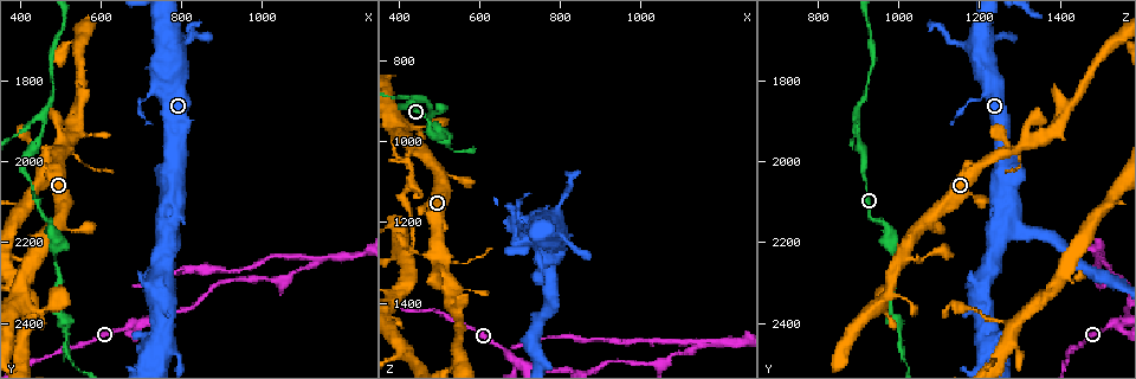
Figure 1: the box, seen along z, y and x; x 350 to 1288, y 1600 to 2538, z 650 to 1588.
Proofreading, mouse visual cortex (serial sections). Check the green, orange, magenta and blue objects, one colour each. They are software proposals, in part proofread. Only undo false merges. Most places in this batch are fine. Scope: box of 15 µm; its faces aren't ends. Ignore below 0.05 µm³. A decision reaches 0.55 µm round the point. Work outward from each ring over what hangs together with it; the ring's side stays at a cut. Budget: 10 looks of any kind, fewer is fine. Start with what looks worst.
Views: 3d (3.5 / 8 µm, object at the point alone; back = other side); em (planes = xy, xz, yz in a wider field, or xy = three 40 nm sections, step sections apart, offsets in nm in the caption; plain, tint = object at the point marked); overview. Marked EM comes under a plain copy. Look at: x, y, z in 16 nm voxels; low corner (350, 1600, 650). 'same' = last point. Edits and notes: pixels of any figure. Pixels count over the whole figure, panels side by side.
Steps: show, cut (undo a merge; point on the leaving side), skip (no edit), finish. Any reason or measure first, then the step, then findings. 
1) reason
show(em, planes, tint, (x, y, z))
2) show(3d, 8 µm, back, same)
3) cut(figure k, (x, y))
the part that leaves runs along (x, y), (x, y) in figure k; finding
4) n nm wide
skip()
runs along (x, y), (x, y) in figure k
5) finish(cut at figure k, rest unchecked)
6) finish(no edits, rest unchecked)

side arm on a straight run
show(3d, 3.5 µm, (1130, 2245, 1515))

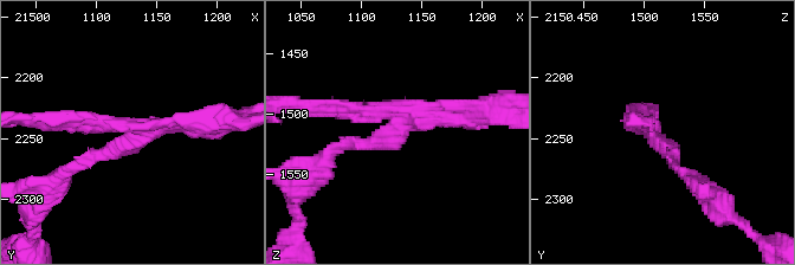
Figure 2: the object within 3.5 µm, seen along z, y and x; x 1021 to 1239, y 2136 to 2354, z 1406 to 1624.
shape alone is not enough
show(em, xy, step 2, tint, (1132, 2250, 1510))

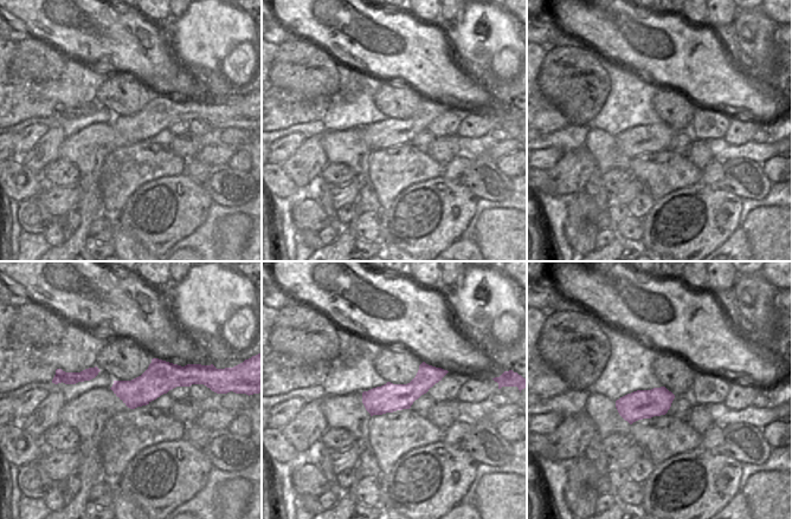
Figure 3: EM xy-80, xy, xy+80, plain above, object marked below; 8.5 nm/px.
240 nm wide
cut(figure 2, (348, 115))
the part that leaves runs along (399, 115), (327, 103), (297, 107) in figure 2; a second cell is stuck on

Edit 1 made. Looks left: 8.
sudden change in width
show(em, xy, step 2, tint, (415, 2035, 910))

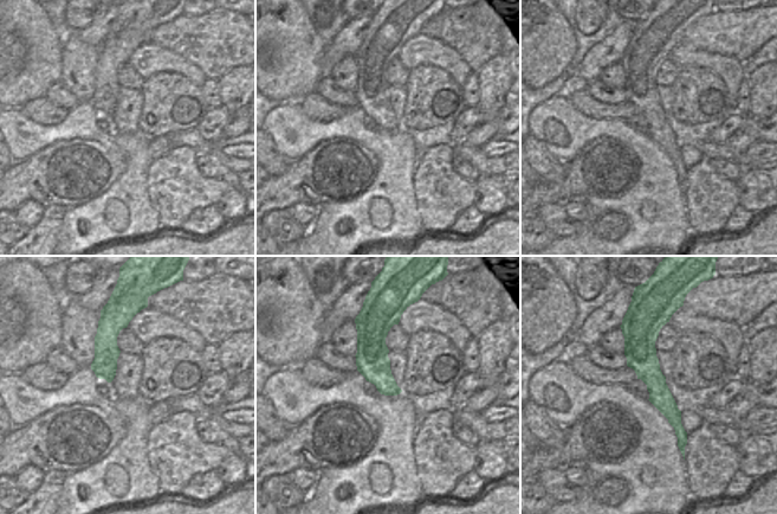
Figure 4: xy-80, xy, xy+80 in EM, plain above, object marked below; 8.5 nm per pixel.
show(3d, 3.5 µm, same)

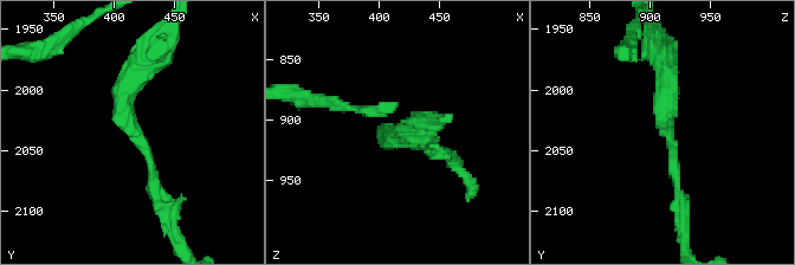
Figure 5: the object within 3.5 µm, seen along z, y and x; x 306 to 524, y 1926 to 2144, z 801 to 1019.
skip()
runs along (679, 195), (664, 120), (664, 58) in figure 5; continuous, no second cell

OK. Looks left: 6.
three-way junction
show(3d, 3.5 µm, (455, 1905, 895))

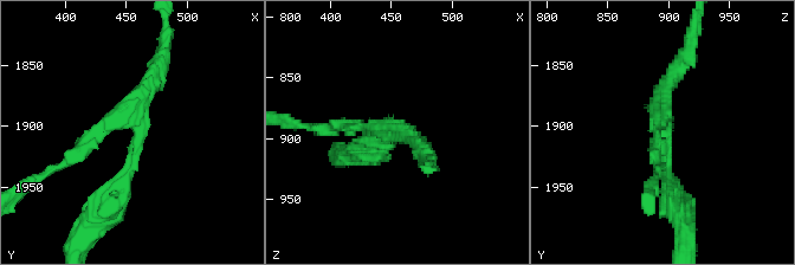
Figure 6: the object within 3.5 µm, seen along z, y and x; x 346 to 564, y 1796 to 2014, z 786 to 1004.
3 arms; arms of 150, 200, 200 nm; need the tissue
show(em, xy, step 3, tint, (460, 1898, 898))

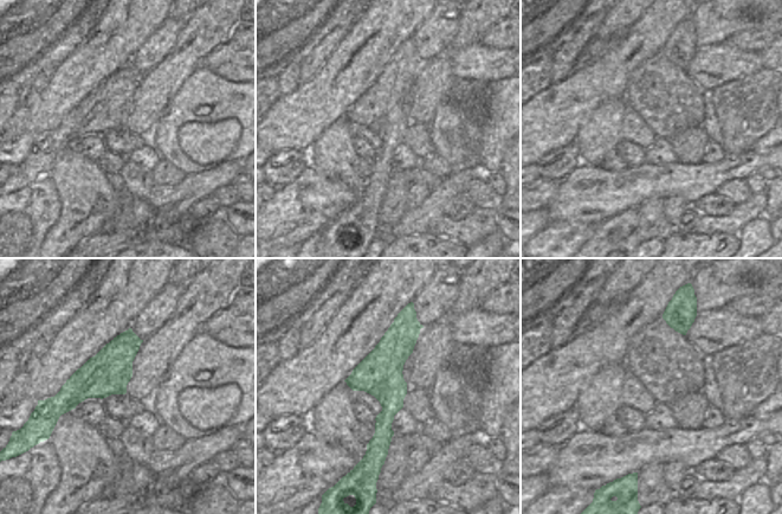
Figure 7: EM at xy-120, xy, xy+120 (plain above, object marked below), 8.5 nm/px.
show(em, planes, tint, same)

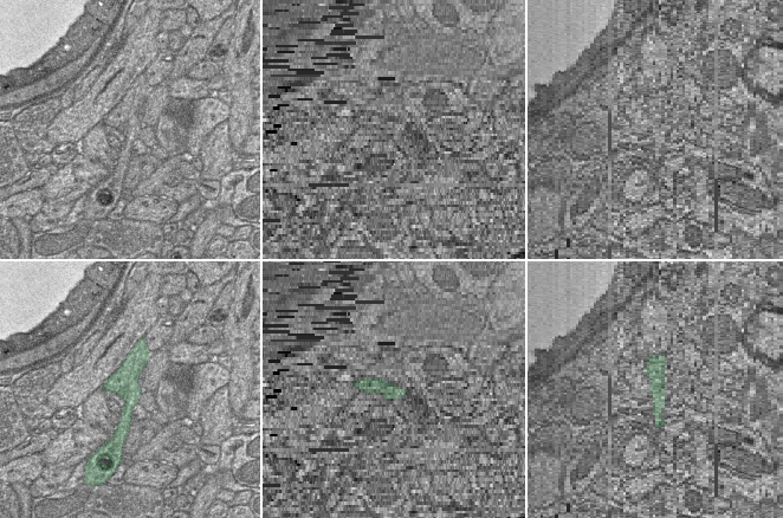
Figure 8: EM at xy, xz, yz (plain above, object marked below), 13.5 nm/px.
skip()
runs along (133, 355), (129, 406), (121, 429) in figure 8; all the same cell

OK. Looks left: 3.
two arms in line, one across
show(3d, 8 µm, (425, 2245, 1025))

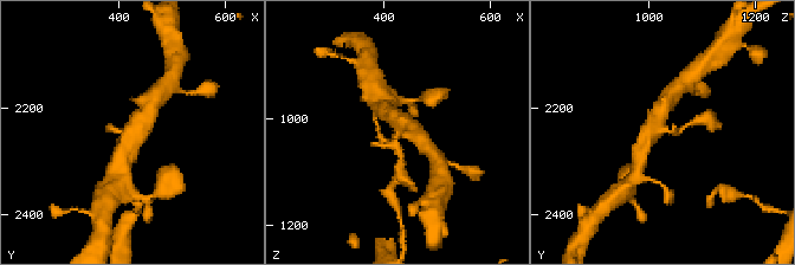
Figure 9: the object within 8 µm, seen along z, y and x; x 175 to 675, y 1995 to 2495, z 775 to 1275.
3 arms; arms of 200, 450, 500 nm
show(em, xy, step 3, tint, (430, 2245, 1025))

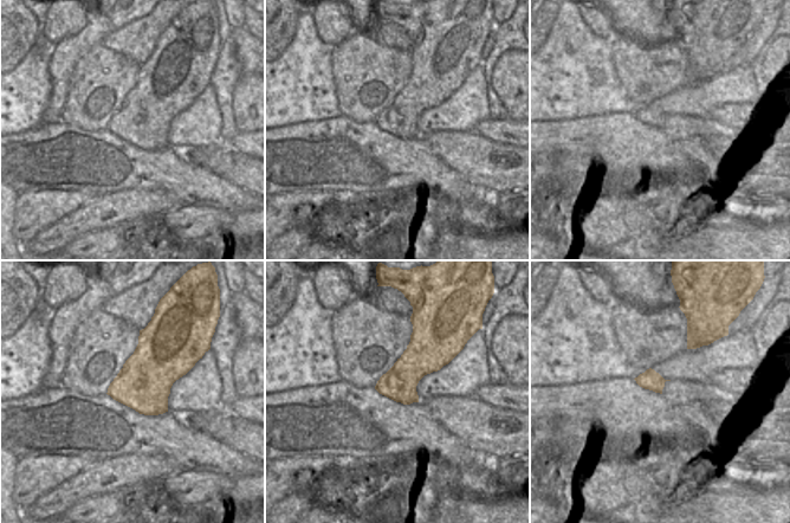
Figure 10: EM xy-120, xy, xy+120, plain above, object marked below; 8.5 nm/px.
300 nm wide
skip()
runs along (154, 101), (122, 156) in figure 9; continuous, no second cell

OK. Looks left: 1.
finish(cut at figure 2, rest unchecked)

